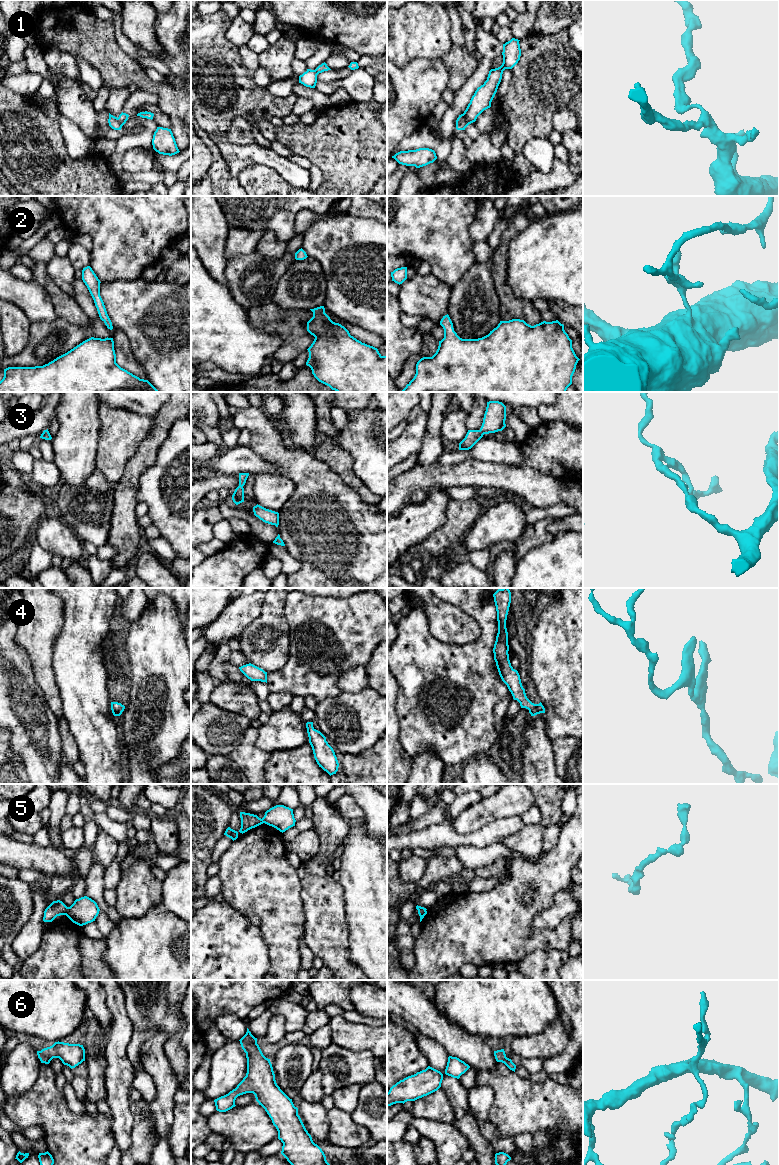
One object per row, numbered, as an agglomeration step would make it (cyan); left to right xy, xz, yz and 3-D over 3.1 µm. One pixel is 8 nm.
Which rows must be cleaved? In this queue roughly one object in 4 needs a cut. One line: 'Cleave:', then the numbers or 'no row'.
Cleave: 1, 5

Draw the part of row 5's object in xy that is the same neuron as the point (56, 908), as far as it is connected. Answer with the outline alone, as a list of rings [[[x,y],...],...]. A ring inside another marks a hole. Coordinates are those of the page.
[[[60,900],[53,901],[44,911],[44,922],[52,922],[57,916],[65,915],[68,907]]]

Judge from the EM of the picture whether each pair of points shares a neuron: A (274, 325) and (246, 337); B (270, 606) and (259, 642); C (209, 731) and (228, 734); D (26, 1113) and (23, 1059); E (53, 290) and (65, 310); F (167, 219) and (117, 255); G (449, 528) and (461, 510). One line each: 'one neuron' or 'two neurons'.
A: two neurons
B: one neuron
C: one neuron
D: two neurons
E: one neuron
F: one neuron
G: one neuron

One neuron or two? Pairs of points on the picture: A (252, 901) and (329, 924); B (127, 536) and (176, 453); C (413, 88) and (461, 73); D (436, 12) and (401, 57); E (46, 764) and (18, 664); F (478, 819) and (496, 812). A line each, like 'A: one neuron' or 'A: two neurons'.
A: two neurons
B: two neurons
C: two neurons
D: one neuron
E: one neuron
F: one neuron

